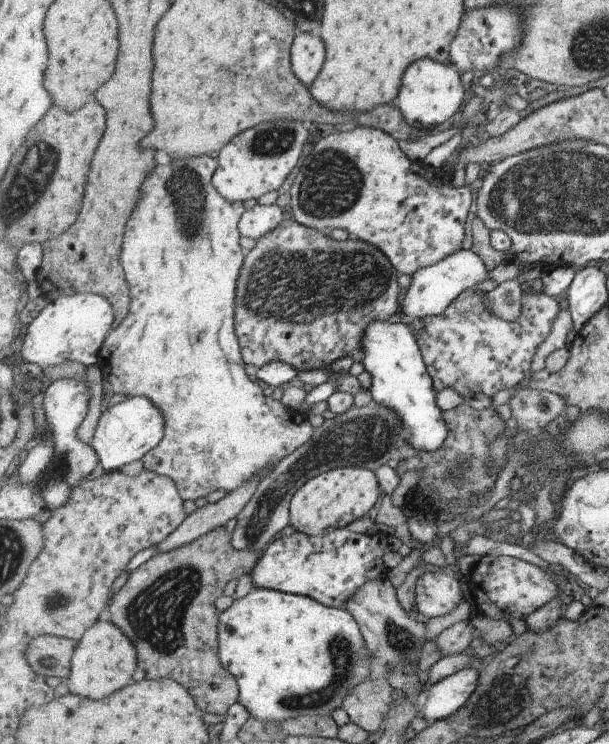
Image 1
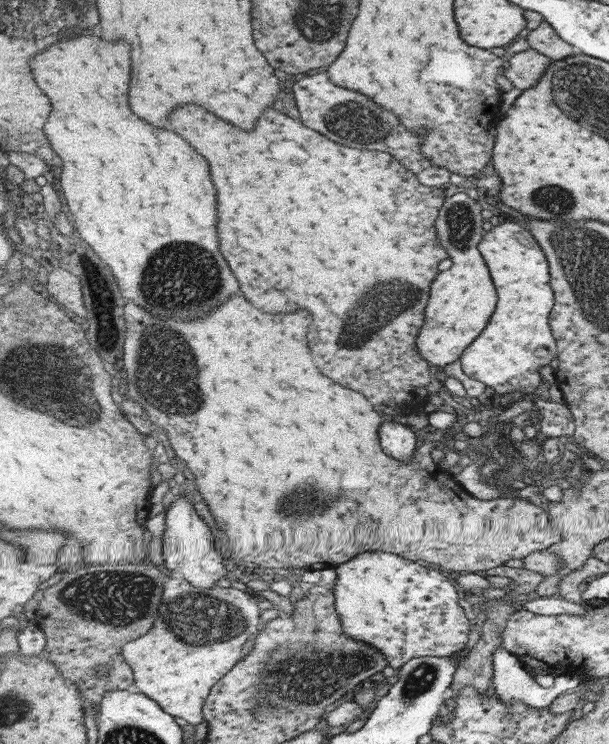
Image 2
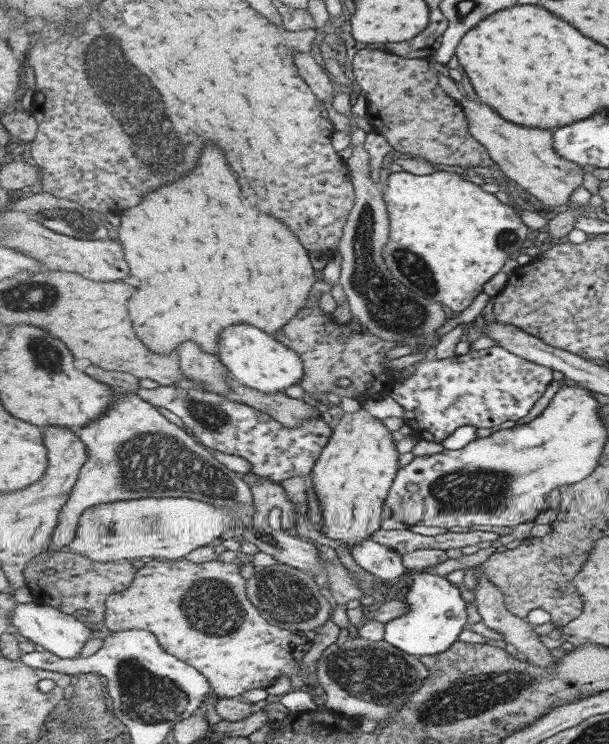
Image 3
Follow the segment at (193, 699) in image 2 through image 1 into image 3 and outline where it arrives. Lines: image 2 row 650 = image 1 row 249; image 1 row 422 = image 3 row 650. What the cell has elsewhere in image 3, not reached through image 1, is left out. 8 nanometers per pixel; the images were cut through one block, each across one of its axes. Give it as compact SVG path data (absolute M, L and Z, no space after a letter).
M184 558L172 561L149 561L138 569L133 584L124 592L111 595L106 600L105 626L109 631L131 629L150 630L168 653L187 661L202 672L217 695L244 698L248 691L273 686L277 680L290 676L293 690L303 686L299 670L305 654L313 648L309 633L296 633L270 623L250 601L247 579L241 576L237 562L222 562L217 559L207 562L191 562Z

